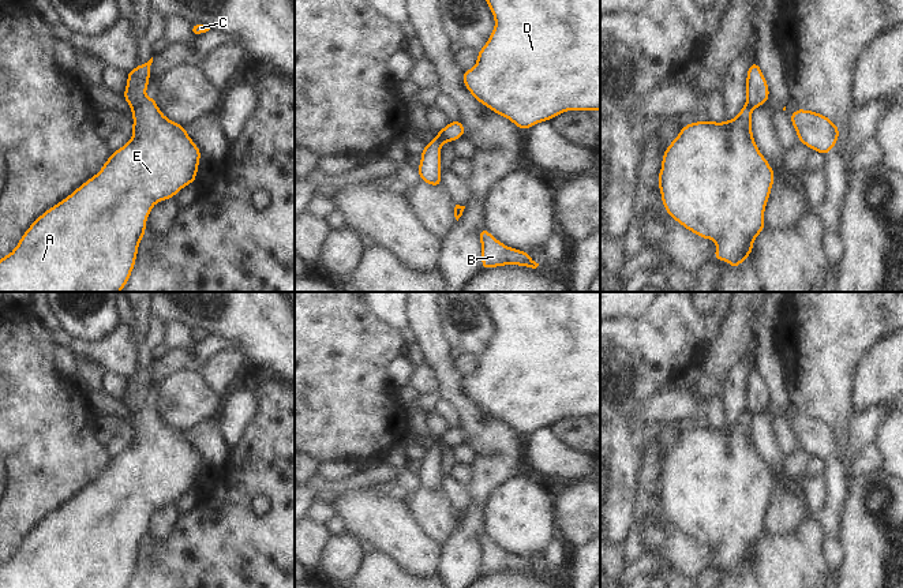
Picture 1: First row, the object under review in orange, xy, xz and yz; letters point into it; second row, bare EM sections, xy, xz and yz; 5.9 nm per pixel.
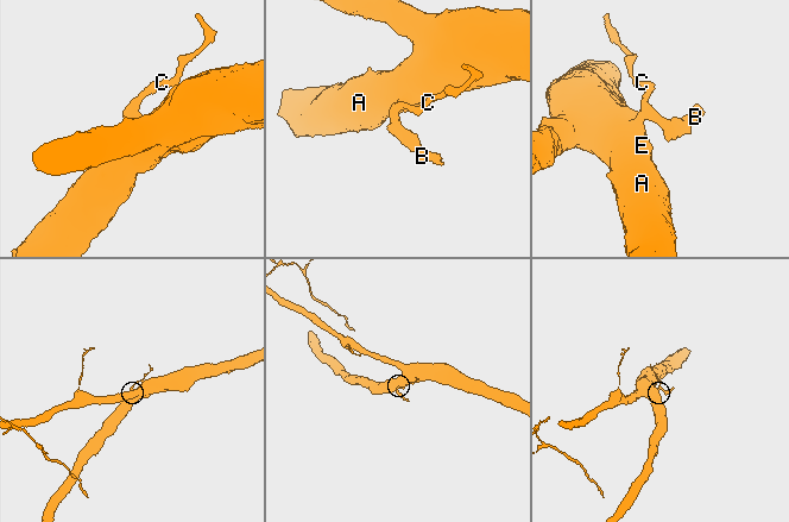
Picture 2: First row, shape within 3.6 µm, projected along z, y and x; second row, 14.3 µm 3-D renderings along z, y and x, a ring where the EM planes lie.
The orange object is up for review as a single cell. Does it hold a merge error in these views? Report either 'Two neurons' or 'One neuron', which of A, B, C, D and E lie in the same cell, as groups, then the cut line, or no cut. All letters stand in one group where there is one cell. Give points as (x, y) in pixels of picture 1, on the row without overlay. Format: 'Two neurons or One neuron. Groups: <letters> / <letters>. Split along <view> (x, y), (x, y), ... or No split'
Two neurons. Groups: A D E / B C. Split along xy (143, 403), (131, 414).

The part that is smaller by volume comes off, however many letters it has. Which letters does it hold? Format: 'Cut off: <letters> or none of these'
Cut off: B, C

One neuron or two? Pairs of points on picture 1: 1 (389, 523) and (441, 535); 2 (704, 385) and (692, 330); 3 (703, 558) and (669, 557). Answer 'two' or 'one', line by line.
1: two
2: two
3: one

